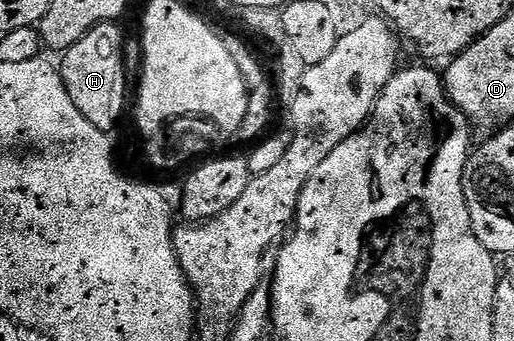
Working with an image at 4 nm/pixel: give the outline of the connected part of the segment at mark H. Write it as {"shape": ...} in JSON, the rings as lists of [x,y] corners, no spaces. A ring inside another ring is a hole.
{"shape":[[[100,22],[83,40],[64,51],[65,59],[59,62],[61,79],[75,108],[95,128],[106,132],[113,132],[125,110],[125,58],[121,55],[125,50],[125,34],[119,27],[117,22]]]}

